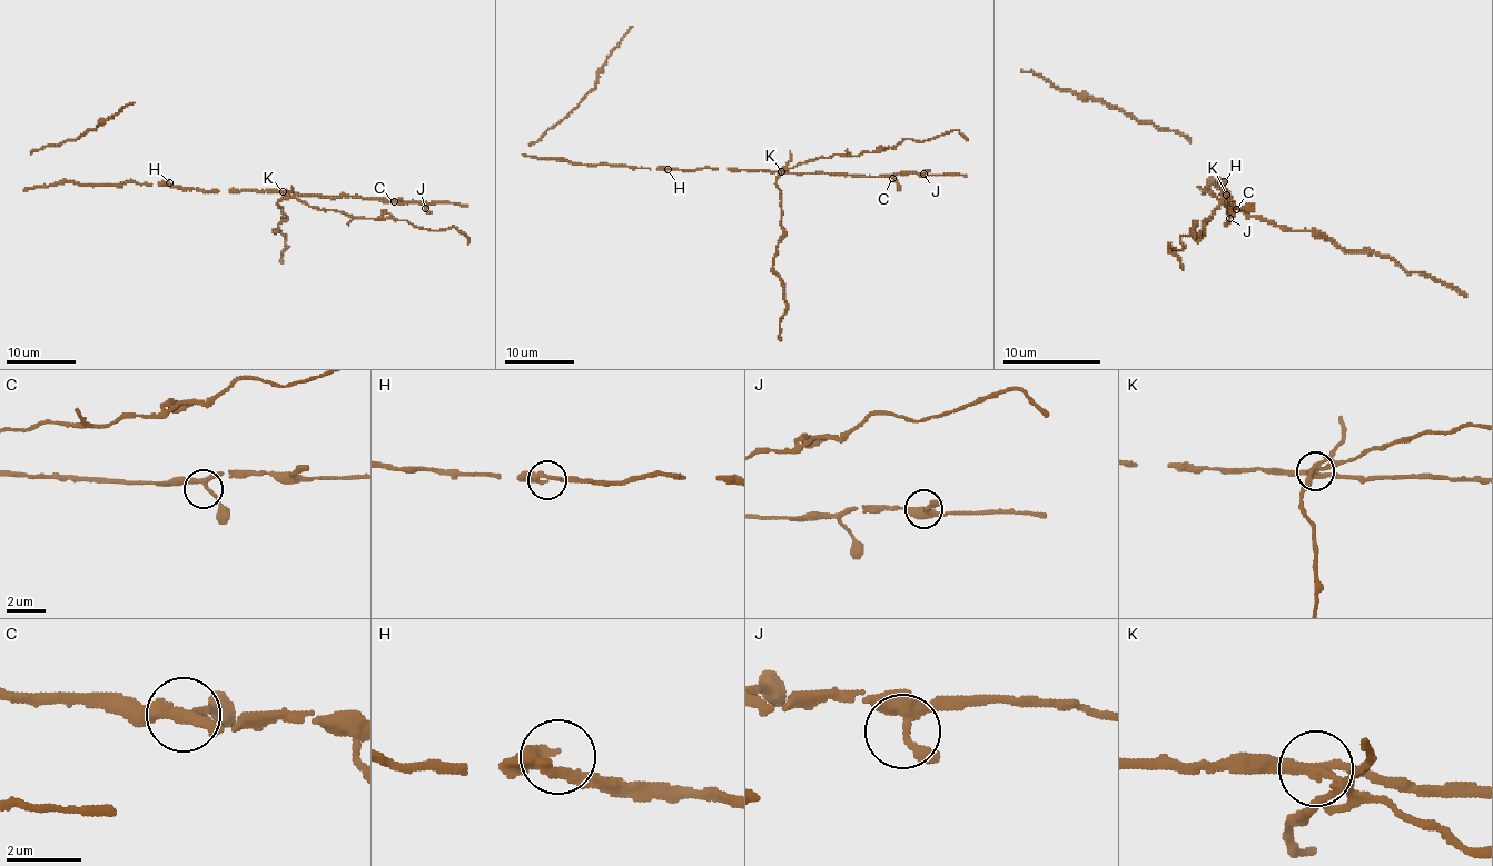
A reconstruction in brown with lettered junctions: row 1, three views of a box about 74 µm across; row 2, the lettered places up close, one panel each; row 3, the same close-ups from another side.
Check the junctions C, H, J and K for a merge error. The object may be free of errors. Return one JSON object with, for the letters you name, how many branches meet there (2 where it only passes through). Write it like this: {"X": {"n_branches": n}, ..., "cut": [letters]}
{"K": {"n_branches": 3}, "cut": ["K"]}

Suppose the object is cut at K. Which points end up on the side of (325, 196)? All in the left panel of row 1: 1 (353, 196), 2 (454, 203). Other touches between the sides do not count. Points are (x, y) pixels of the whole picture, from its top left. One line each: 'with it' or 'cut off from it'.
1: with it
2: with it

